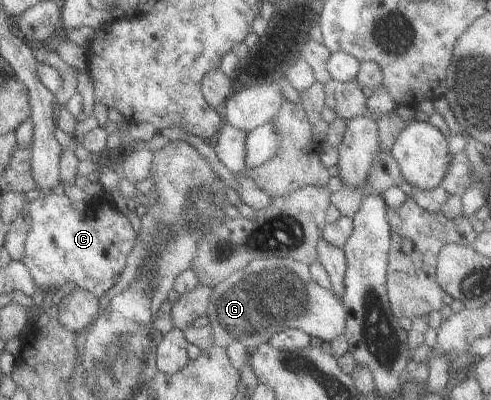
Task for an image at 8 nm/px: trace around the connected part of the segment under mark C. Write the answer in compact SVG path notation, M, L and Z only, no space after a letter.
M47 192L26 204L30 228L21 261L32 278L37 300L48 288L56 291L70 281L95 297L102 296L118 280L126 256L136 244L130 222L106 194L87 199L81 211L74 210L71 202L66 195Z

